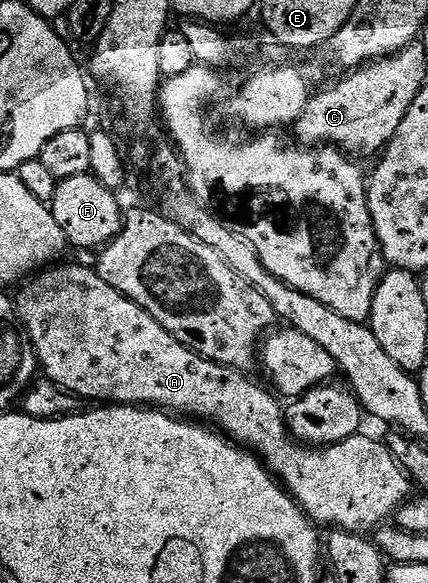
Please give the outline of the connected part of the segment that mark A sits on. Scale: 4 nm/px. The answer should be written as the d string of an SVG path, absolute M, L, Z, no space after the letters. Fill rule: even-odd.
M82 264L54 267L58 266L47 267L27 279L17 289L19 292L16 295L19 321L30 338L45 379L56 382L83 401L94 400L90 402L101 402L106 406L149 406L194 422L219 424L214 426L221 429L235 445L254 453L266 471L290 493L308 519L323 529L326 527L326 530L373 533L393 517L401 504L411 499L411 478L394 460L381 439L373 440L370 436L359 434L344 442L325 446L299 444L286 429L286 414L283 405L278 405L279 397L265 383L257 384L246 377L249 375L245 371L226 368L176 342L176 338L172 338L172 334L168 334L168 330L164 330L164 326L160 326L148 310L136 306L136 302L120 294L120 290L108 286L108 282L104 282L93 267L85 268Z

